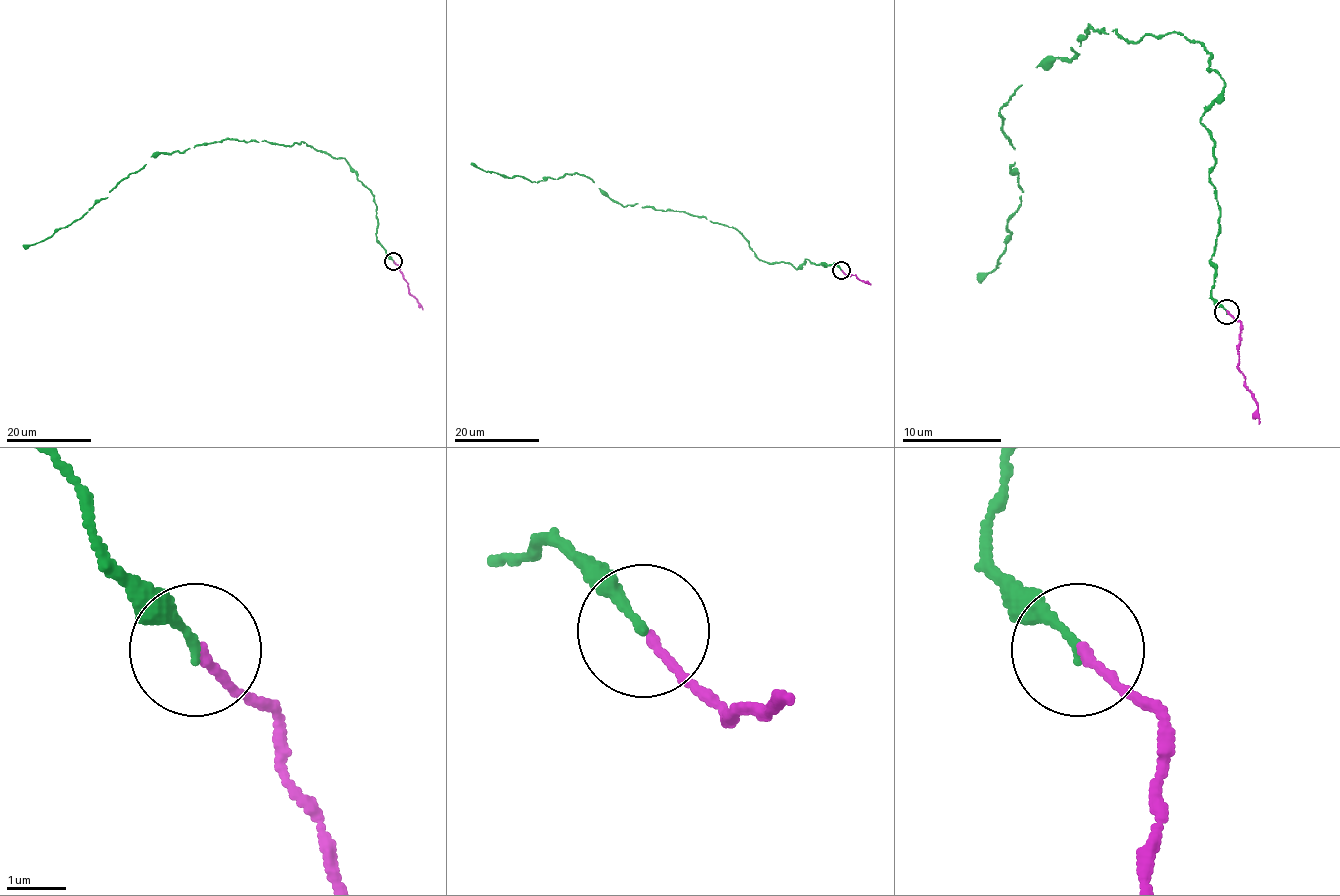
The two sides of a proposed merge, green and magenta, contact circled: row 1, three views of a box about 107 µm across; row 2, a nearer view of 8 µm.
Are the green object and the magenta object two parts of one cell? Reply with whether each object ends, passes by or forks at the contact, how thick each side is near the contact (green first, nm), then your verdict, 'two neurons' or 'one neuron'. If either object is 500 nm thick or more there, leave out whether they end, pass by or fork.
green ends there; magenta ends there; 140 nm thick on the green side, 140 nm on the other; one neuron

